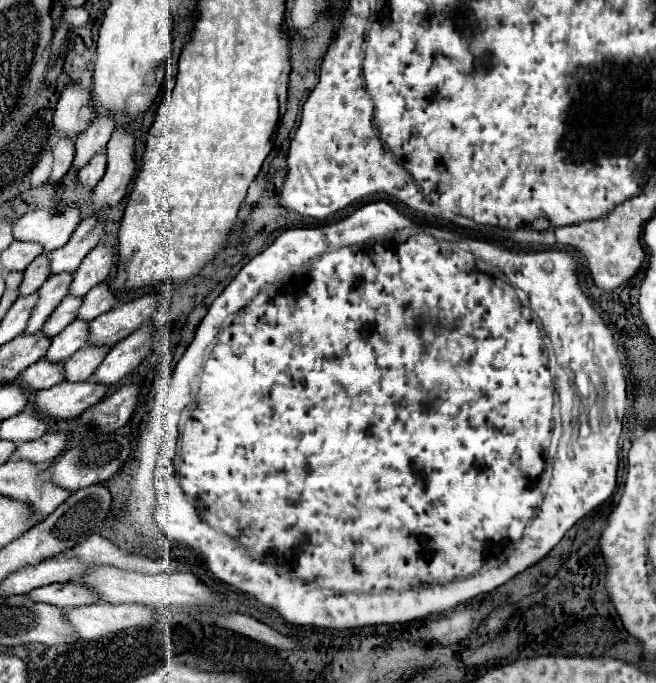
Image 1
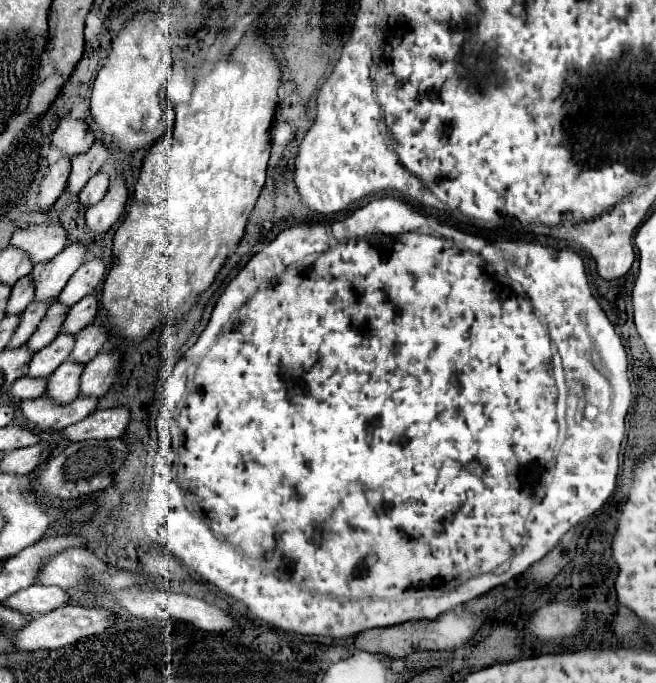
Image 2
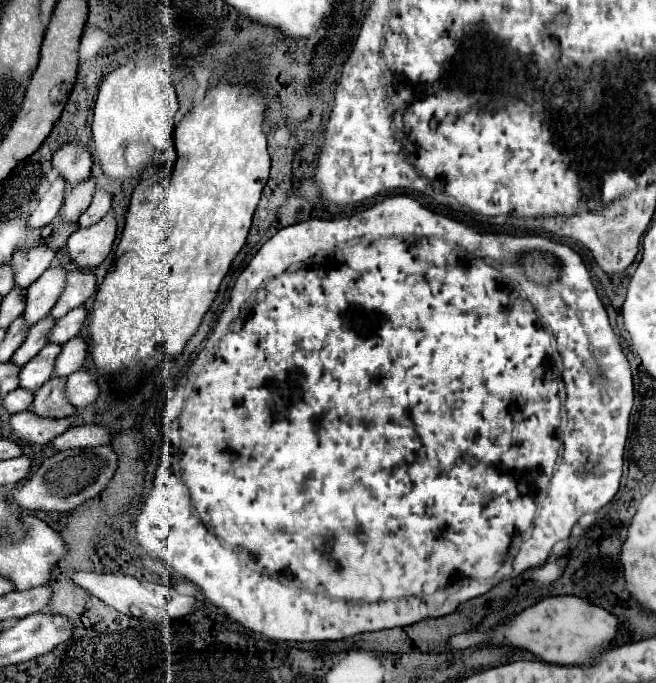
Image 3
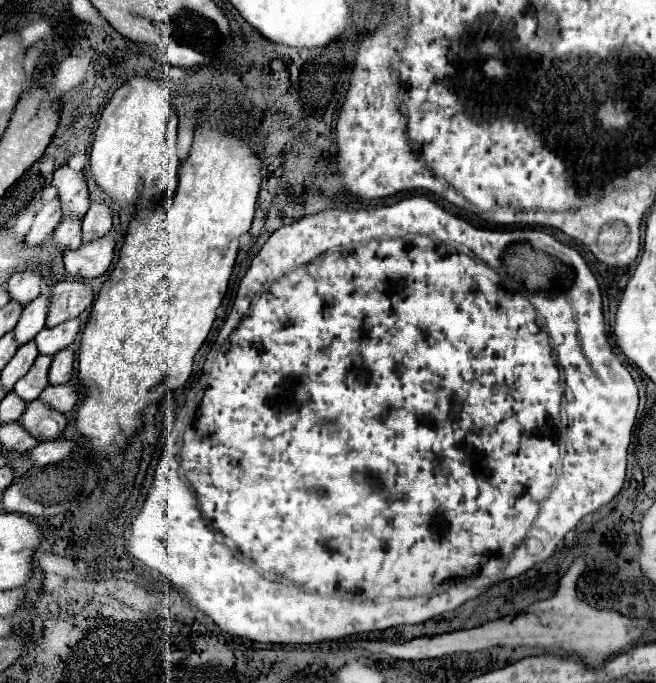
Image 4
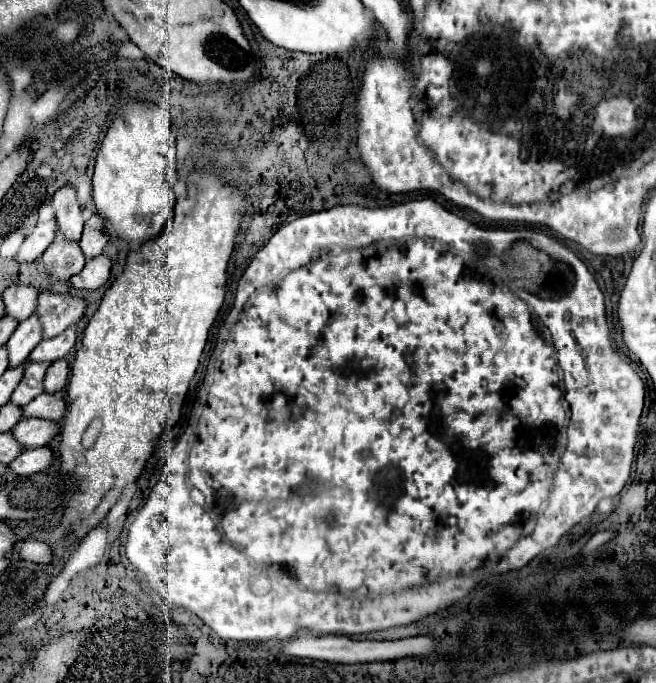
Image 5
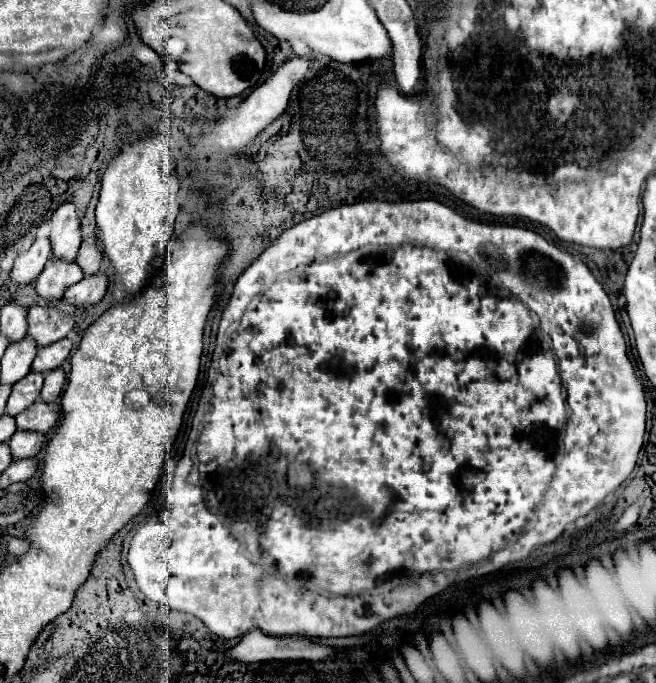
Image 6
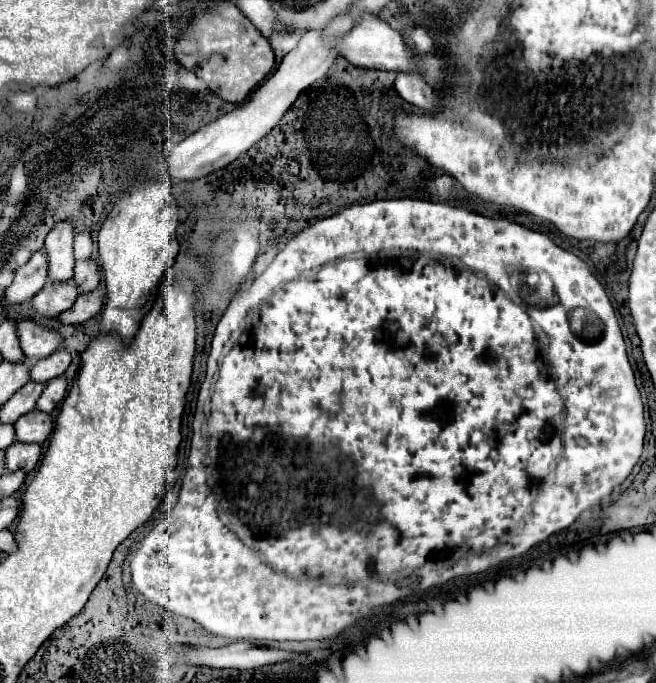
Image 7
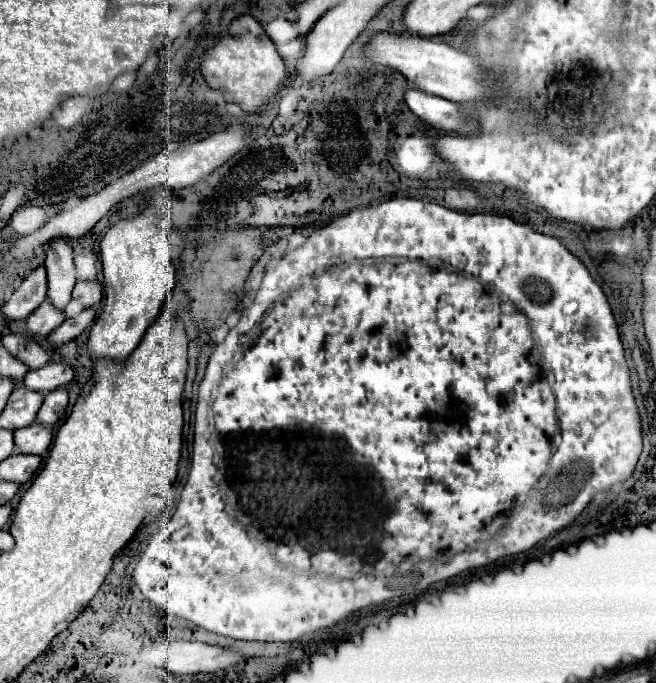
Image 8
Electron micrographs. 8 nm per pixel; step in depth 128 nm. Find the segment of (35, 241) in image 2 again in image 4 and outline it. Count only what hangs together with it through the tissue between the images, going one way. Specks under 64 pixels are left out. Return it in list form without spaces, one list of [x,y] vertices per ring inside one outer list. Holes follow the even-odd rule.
[[[20,272],[8,280],[6,290],[10,294],[10,300],[18,302],[20,306],[28,306],[28,302],[32,302],[40,296],[42,280],[40,280],[38,272]]]

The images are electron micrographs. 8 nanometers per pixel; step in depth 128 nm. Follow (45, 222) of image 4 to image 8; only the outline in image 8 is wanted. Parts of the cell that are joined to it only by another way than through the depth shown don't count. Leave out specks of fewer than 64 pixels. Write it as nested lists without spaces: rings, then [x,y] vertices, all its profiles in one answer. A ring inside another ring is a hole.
[[[44,266],[30,272],[22,286],[10,296],[2,312],[10,320],[26,320],[46,300],[46,272]]]

